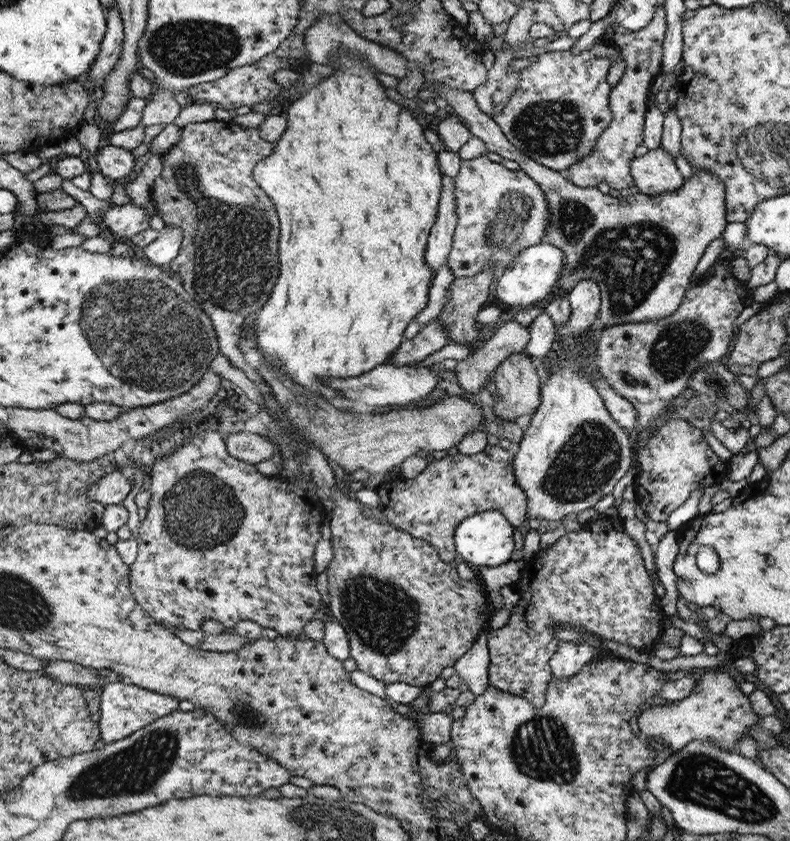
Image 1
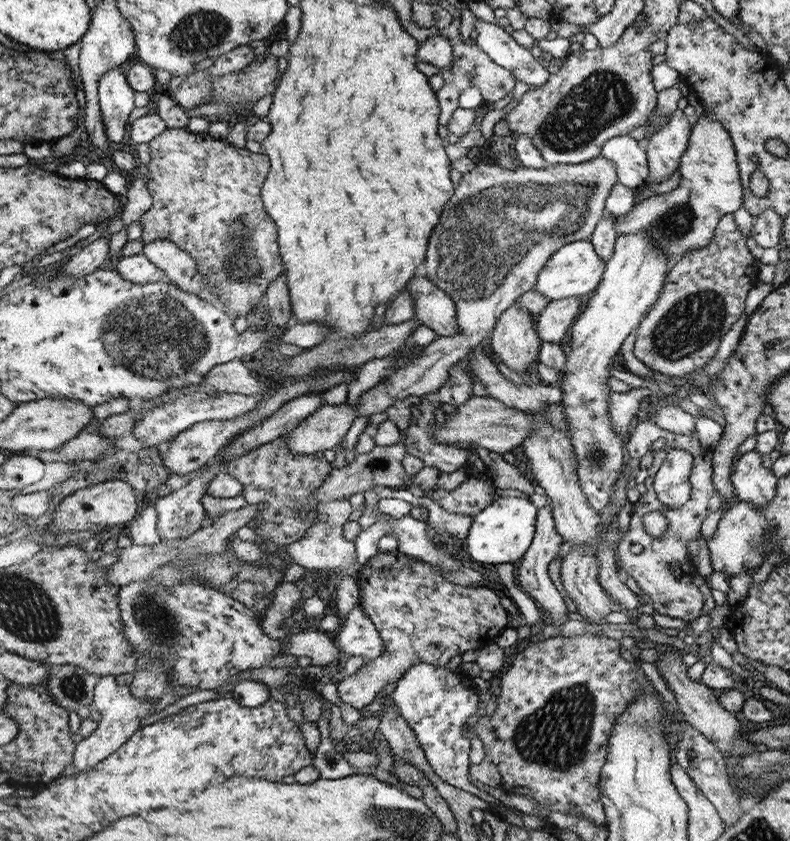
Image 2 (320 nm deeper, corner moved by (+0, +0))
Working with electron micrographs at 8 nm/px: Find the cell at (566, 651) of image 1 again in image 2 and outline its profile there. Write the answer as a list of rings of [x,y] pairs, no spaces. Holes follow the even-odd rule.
[[[550,500],[544,507],[540,508],[539,512],[539,527],[536,532],[535,543],[531,548],[528,548],[527,556],[518,562],[518,577],[516,578],[516,584],[524,591],[534,602],[542,605],[543,617],[551,623],[553,626],[562,626],[567,620],[566,617],[567,606],[562,598],[562,594],[558,592],[556,586],[552,583],[552,580],[548,576],[548,567],[550,563],[556,559],[558,555],[560,545],[562,544],[562,538],[556,532],[555,522],[553,519],[552,505]]]

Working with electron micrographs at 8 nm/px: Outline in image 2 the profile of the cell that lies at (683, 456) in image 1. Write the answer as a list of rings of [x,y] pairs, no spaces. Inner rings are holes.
[[[664,429],[660,436],[666,439],[667,447],[654,451],[653,463],[642,476],[647,492],[640,495],[634,503],[630,527],[623,536],[615,555],[623,575],[634,577],[640,589],[650,598],[651,606],[655,612],[666,614],[666,616],[674,616],[674,618],[682,618],[684,621],[690,620],[691,622],[701,616],[700,612],[702,612],[705,599],[696,584],[681,584],[680,578],[684,578],[689,574],[692,576],[692,573],[696,571],[693,568],[690,572],[684,574],[684,570],[682,570],[682,566],[690,568],[690,565],[692,565],[686,547],[690,541],[694,541],[702,533],[702,522],[706,520],[706,516],[710,516],[712,512],[716,512],[720,508],[721,496],[713,485],[712,447],[700,444],[695,432],[692,434],[674,434]],[[676,448],[689,452],[693,458],[692,472],[689,478],[691,495],[686,504],[683,504],[680,508],[671,509],[655,501],[653,479],[656,471],[664,462],[667,451]],[[652,511],[660,511],[669,522],[668,531],[658,539],[650,537],[650,534],[644,531],[642,524],[643,516]]]

